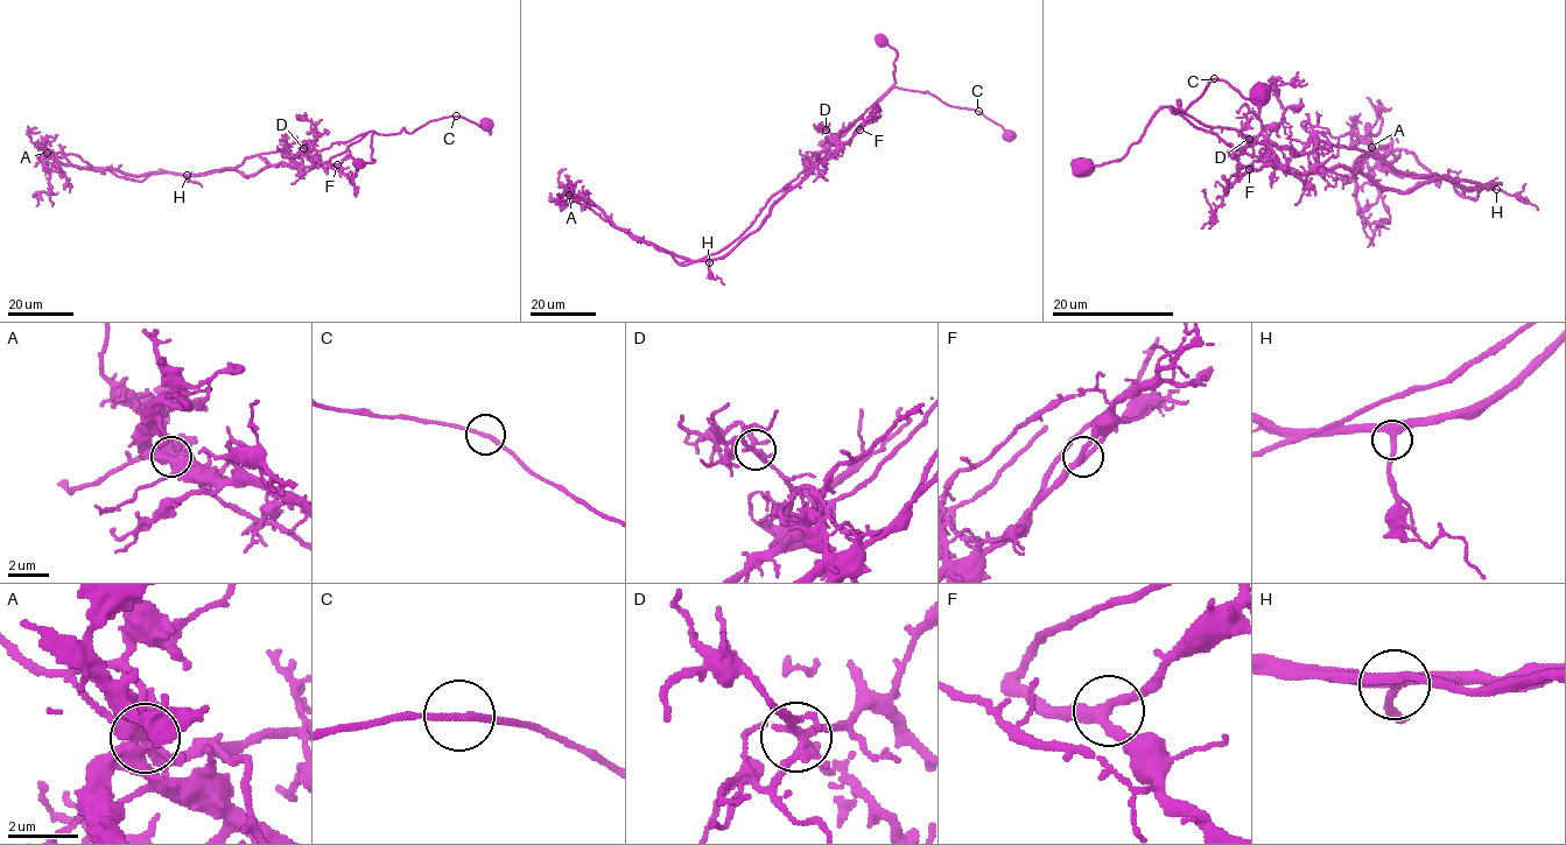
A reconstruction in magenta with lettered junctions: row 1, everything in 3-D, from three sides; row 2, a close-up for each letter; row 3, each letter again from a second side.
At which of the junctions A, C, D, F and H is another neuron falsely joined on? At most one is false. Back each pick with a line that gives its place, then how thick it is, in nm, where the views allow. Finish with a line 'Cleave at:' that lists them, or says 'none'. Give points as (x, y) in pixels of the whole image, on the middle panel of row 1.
A: Place: (569, 195). Thickness 480 nm
Cleave at: A

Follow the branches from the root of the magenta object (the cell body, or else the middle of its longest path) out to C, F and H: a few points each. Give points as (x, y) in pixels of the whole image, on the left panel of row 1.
C: (487, 124), (479, 127), (455, 117)
F: (487, 124), (479, 127), (449, 117), (428, 121), (412, 133), (369, 131), (330, 160), (337, 164)
H: (487, 124), (444, 117), (412, 133), (369, 131), (309, 166), (187, 175)

